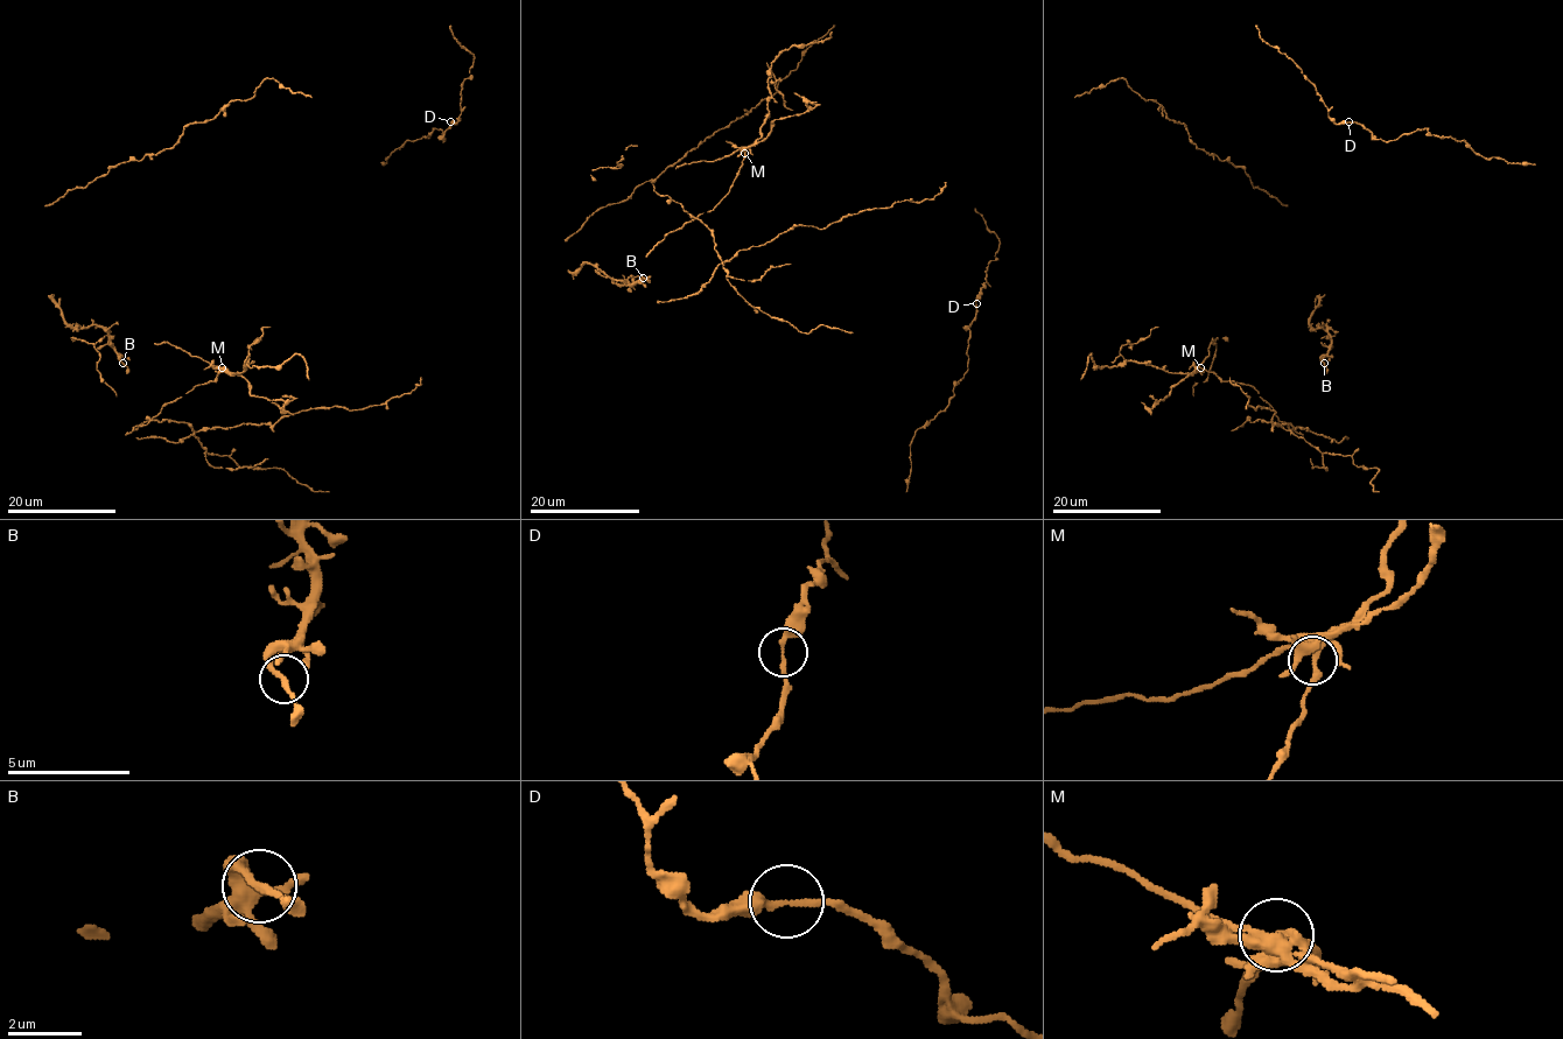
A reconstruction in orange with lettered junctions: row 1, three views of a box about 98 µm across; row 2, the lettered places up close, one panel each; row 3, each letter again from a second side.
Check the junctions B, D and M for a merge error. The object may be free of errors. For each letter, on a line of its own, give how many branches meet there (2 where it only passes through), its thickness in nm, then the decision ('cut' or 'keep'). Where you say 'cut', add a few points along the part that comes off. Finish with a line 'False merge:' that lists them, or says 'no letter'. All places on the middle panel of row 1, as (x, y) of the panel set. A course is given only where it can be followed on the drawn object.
B: 2 | 240 nm | keep
D: 2 | 200 nm | keep
M: 2 | 220 nm | cut | (744, 153), (761, 135), (769, 112), (768, 78), (771, 63), (792, 47), (822, 41), (829, 37), (832, 32)
False merge: M

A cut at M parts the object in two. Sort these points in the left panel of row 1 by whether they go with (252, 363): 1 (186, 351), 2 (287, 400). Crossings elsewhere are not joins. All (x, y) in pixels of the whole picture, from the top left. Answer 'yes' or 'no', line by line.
1: yes
2: yes

